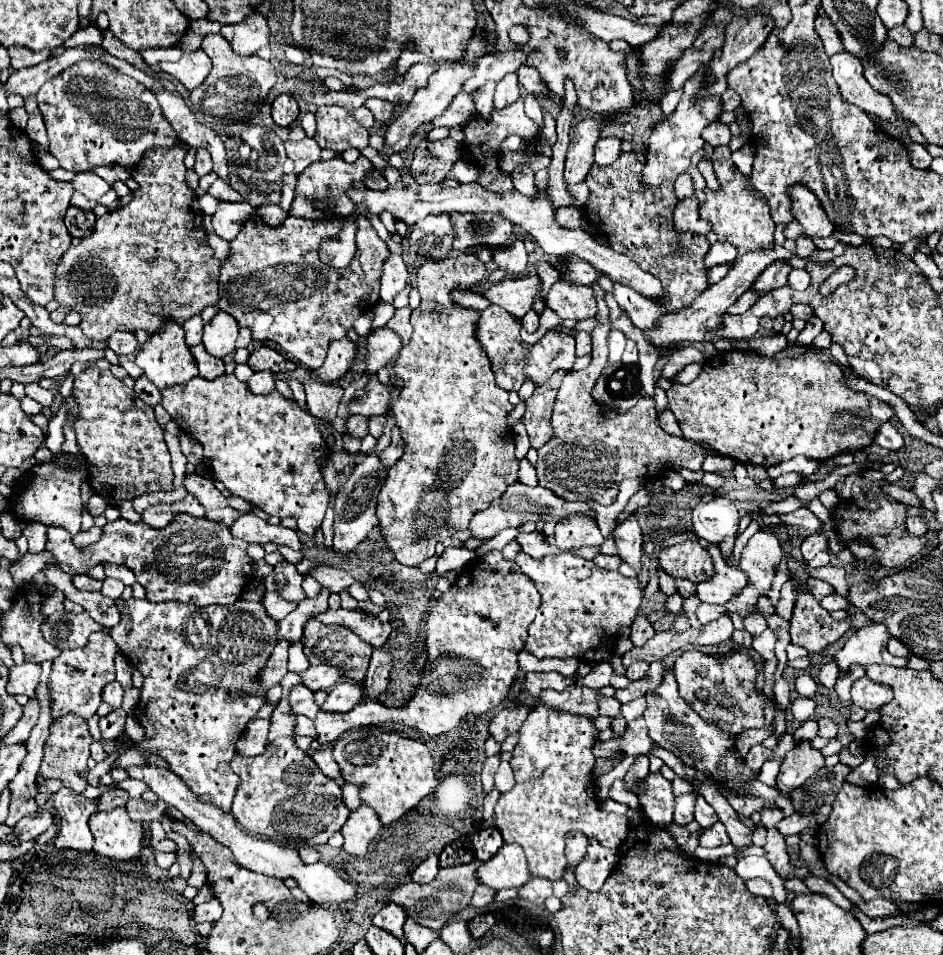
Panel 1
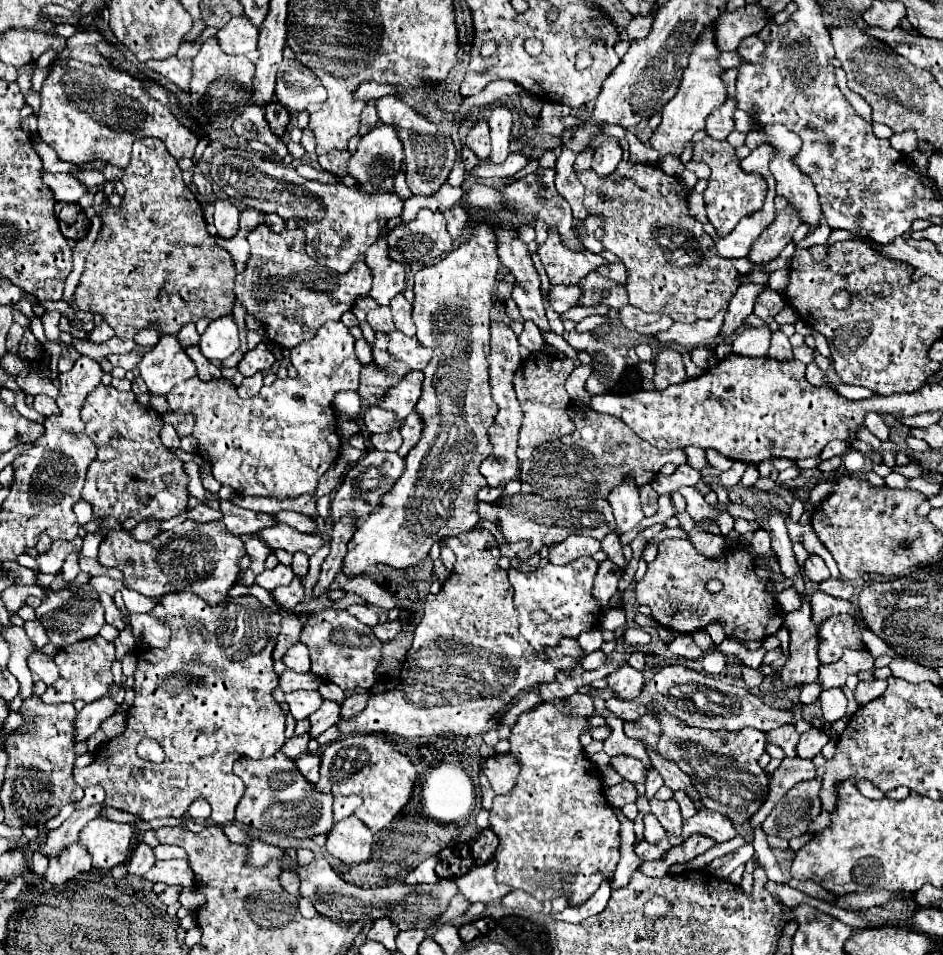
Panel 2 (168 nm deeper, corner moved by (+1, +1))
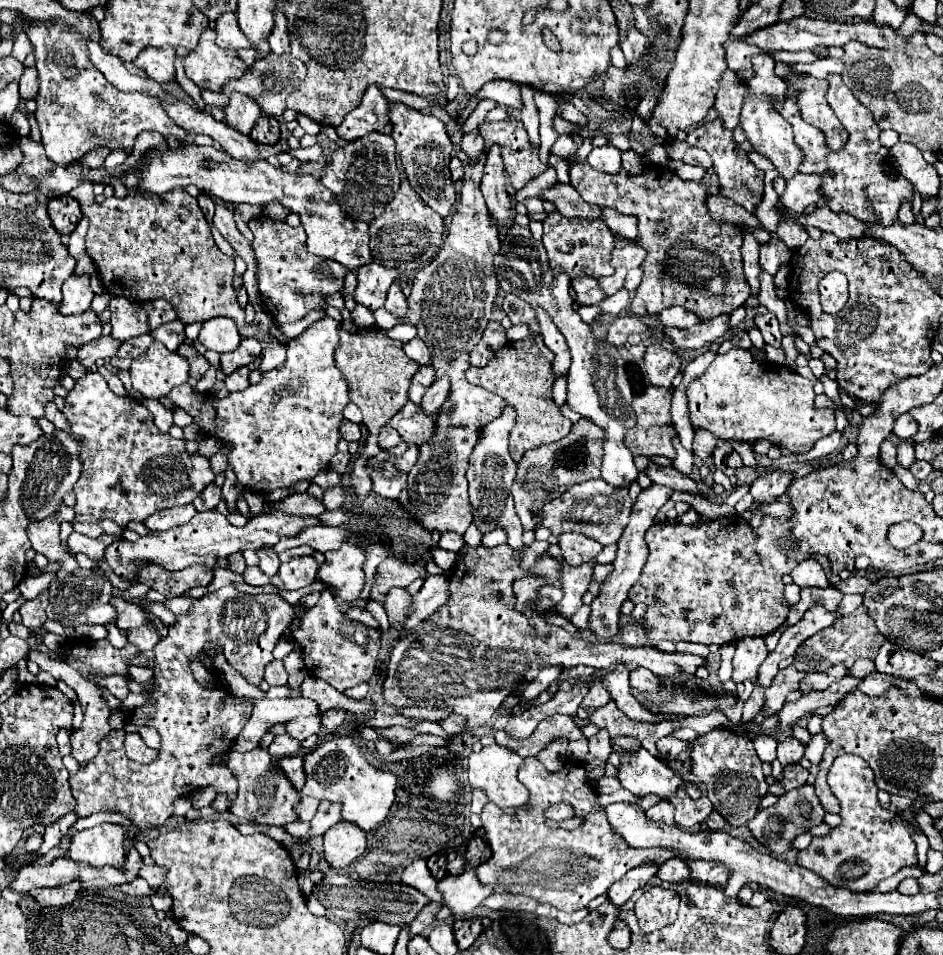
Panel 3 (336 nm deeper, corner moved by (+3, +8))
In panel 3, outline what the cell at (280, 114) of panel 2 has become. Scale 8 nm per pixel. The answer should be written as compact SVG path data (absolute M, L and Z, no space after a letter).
M261 116L253 130L251 130L251 140L259 144L275 144L279 140L279 122L277 118L271 116Z

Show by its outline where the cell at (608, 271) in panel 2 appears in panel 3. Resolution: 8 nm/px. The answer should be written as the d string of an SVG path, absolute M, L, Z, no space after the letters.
M627 246L627 248L615 248L612 251L610 264L615 268L624 267L627 270L639 268L645 258L645 250L637 246Z

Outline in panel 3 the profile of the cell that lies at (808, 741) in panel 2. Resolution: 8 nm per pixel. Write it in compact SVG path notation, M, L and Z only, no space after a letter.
M789 736L787 740L779 742L779 748L777 748L777 760L785 766L785 764L793 764L793 762L799 762L805 754L805 744L801 740L797 740L795 736Z

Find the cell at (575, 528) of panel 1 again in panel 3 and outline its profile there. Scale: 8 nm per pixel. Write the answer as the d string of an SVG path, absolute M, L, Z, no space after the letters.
M565 532L563 536L559 536L559 548L563 558L571 566L579 566L583 562L591 562L603 546L581 532Z

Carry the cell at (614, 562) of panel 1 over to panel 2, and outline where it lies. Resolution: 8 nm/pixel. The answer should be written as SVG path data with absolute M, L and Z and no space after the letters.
M607 559L607 561L599 563L599 573L595 577L595 587L593 587L595 593L593 595L595 595L597 601L601 601L603 609L607 607L609 599L615 595L621 575L623 575L623 571L613 561Z

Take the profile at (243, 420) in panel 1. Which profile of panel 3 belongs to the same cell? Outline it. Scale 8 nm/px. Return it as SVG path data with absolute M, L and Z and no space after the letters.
M331 316L313 322L297 338L285 342L287 358L284 367L265 372L259 384L253 384L243 392L231 392L223 400L217 400L211 394L201 394L195 386L185 382L181 386L175 386L167 398L187 410L205 436L217 438L223 446L229 448L227 462L245 488L267 494L275 488L289 488L299 480L313 480L317 472L329 466L331 456L337 452L335 446L341 438L339 424L343 420L343 408L349 404L347 380L343 380L343 374L335 364L339 328L341 322L333 320Z

